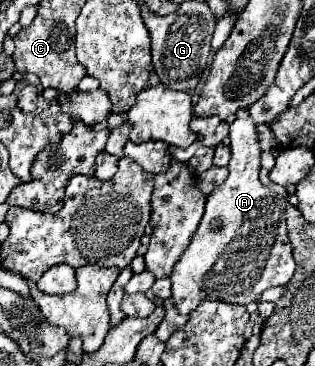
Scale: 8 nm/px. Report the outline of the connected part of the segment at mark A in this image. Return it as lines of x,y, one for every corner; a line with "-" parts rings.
240,108
236,112
236,120
230,124
230,150
232,158
228,164
228,178
208,196
204,218
186,248
186,254
178,260
178,266
172,270
172,300
178,306
178,312
190,314
202,300
222,300
234,304
250,304
264,290
274,286
284,286
290,282
296,262
292,258
290,240
286,234
286,198
274,194
260,182
260,140
258,140
258,124
250,120
248,108

